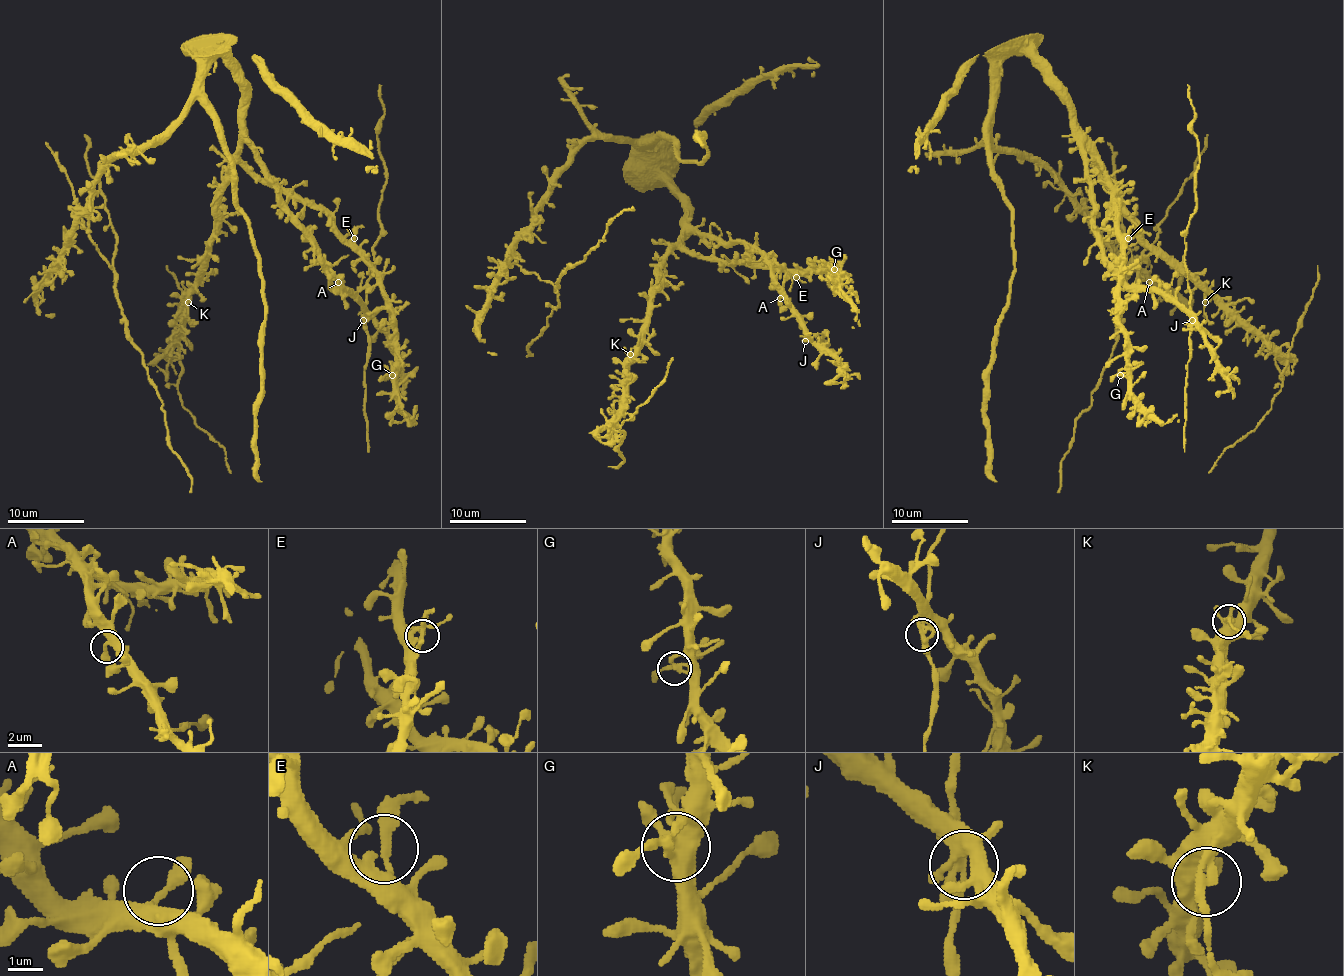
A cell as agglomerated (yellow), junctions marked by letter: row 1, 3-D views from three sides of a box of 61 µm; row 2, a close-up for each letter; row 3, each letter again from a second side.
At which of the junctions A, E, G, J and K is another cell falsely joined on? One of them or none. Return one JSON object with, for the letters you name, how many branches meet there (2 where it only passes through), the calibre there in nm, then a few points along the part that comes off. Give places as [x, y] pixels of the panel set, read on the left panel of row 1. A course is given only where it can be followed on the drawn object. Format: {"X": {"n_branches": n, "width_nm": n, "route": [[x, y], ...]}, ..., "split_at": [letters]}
{"split_at": []}

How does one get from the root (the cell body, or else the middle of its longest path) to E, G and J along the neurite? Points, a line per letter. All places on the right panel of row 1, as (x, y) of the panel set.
E: (1007, 57), (1022, 51), (1064, 97), (1086, 172), (1111, 188), (1114, 228), (1128, 238)
G: (1007, 57), (1022, 51), (1064, 97), (1086, 172), (1111, 188), (1126, 342), (1120, 375)
J: (1007, 57), (1022, 51), (1064, 97), (1105, 261), (1128, 284), (1163, 292), (1192, 321)

